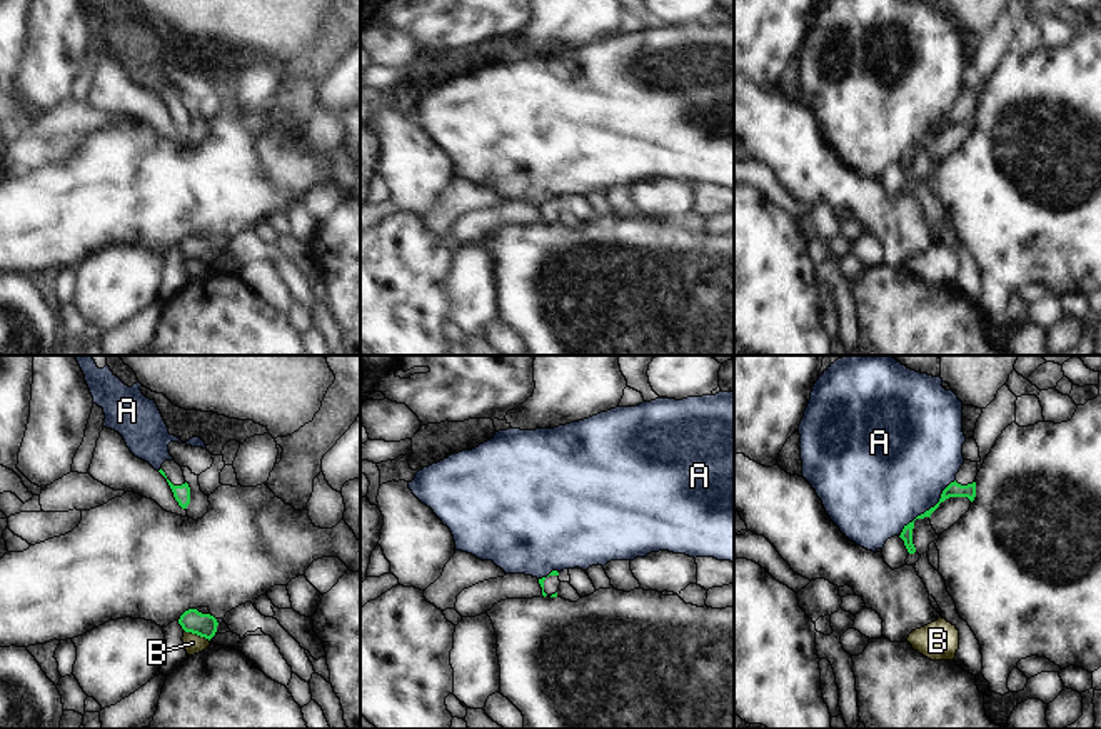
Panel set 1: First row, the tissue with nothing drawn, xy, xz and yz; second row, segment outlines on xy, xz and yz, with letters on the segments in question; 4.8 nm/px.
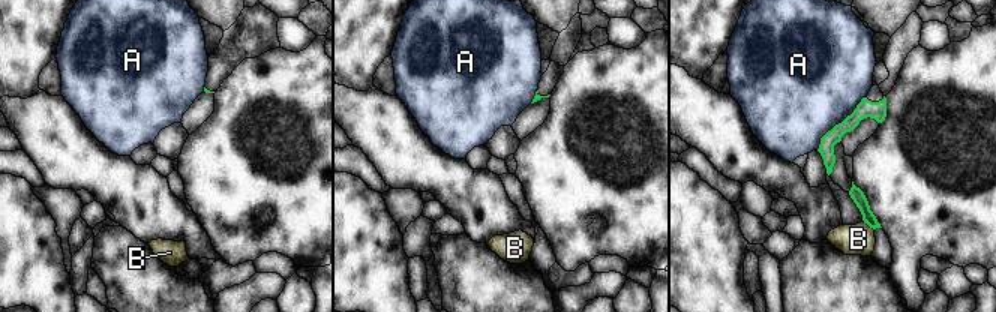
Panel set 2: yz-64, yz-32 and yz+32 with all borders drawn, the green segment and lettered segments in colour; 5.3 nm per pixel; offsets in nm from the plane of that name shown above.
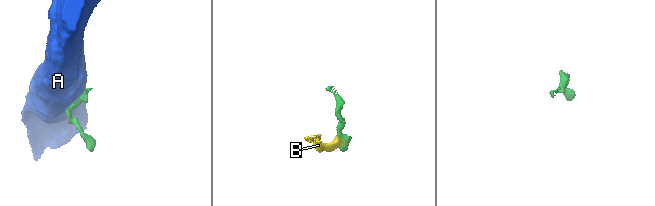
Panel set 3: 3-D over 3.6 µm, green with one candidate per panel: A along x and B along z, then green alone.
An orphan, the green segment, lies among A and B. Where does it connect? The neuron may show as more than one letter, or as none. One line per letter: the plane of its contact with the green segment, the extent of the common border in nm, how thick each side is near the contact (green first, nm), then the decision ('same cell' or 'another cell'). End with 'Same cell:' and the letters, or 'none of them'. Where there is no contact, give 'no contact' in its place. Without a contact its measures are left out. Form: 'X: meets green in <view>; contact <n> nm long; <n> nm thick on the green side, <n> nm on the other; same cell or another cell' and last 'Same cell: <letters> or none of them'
A: meets green in yz; contact 380 nm long; 70 nm thick on the green side, 500 nm on the other; another cell
B: meets green in xy; contact 140 nm long; 110 nm thick on the green side, 90 nm on the other; another cell
Same cell: none of them

